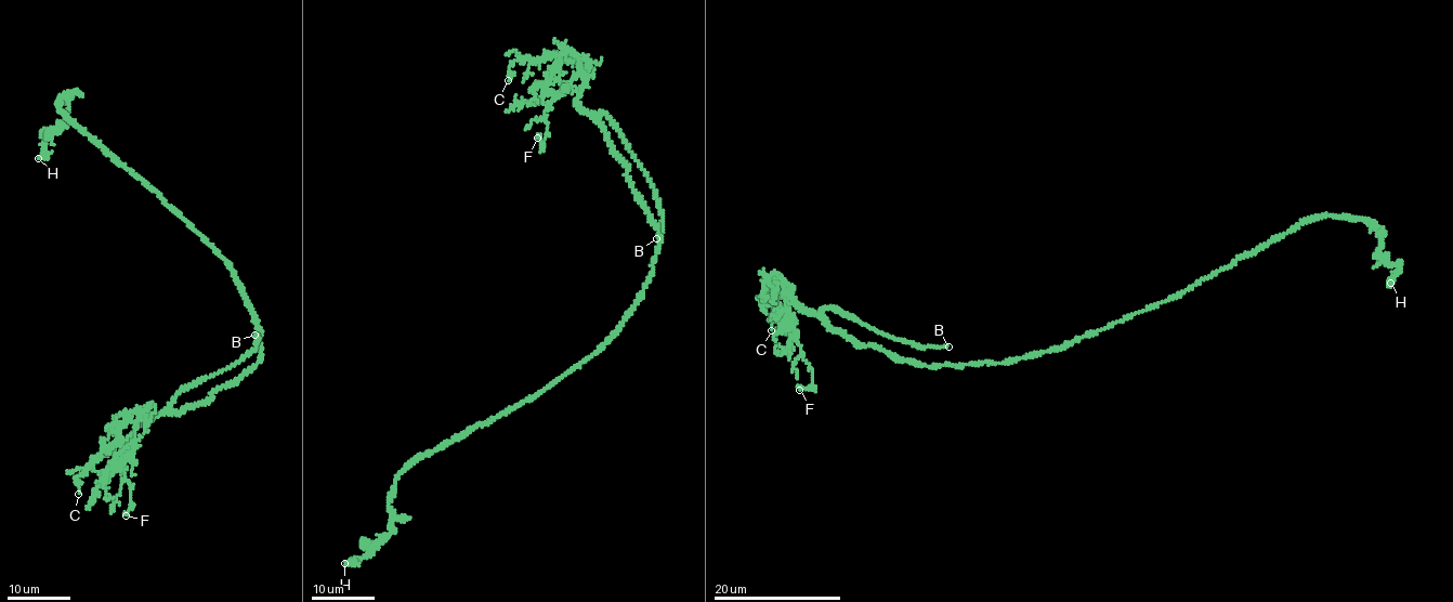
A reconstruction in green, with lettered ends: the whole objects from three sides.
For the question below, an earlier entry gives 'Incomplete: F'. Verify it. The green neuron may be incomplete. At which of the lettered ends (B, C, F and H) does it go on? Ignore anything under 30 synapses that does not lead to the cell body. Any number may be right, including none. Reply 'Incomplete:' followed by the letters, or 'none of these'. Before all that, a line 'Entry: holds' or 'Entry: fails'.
Entry: fails
Incomplete: B

